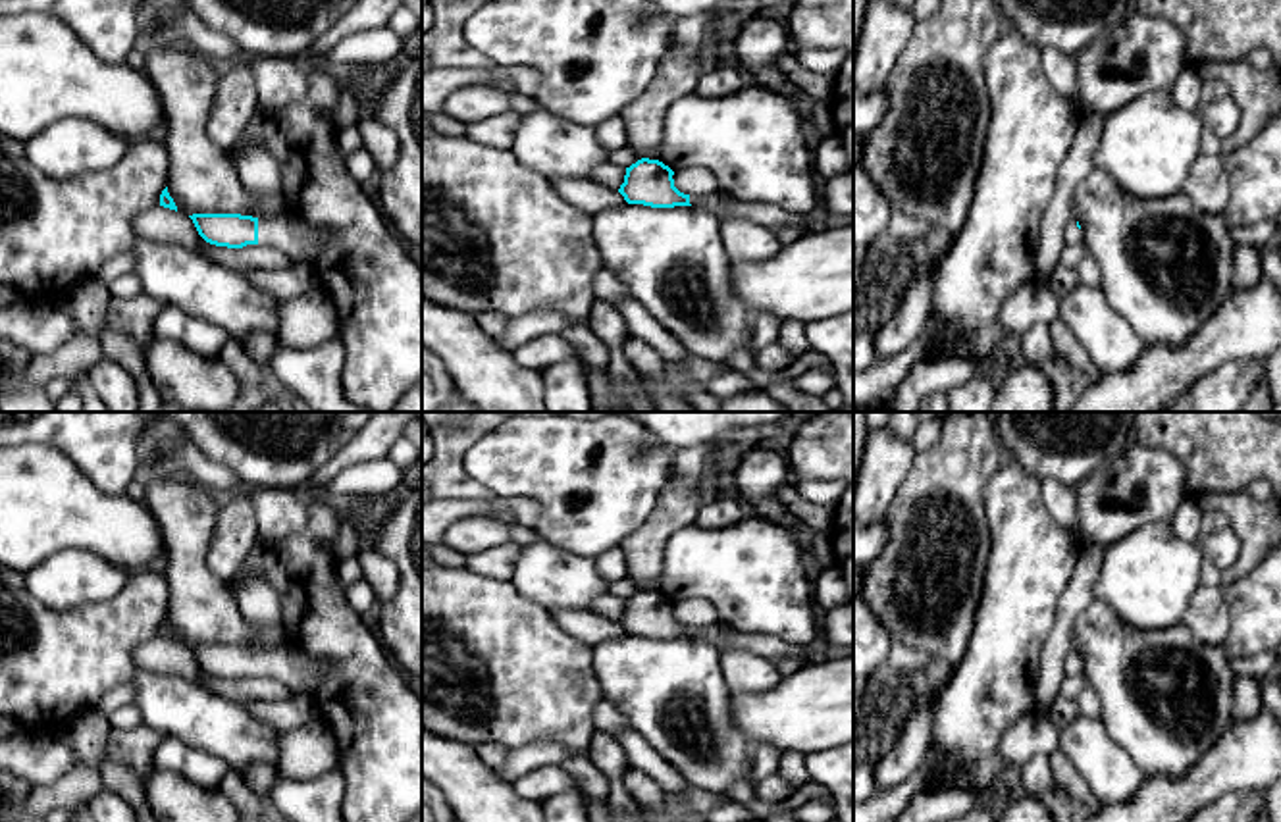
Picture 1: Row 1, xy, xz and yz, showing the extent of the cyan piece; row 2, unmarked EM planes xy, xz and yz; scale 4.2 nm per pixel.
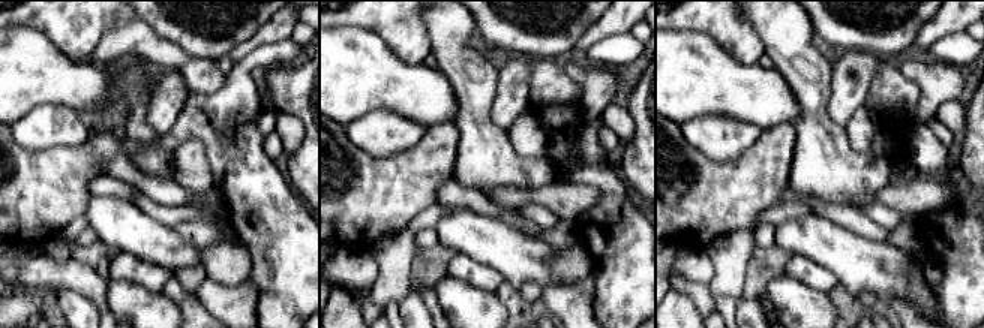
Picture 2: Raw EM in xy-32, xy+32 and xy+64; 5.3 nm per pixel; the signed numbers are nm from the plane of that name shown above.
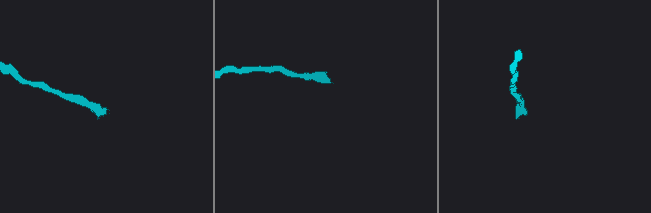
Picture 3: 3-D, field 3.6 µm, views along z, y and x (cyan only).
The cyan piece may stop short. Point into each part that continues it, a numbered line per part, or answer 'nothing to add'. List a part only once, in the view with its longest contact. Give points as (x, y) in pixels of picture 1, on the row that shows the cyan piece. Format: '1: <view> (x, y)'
1: xy (295, 237)

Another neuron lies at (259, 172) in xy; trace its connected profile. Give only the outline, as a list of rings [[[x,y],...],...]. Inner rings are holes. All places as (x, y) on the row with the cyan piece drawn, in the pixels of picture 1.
[[[252,144],[239,152],[233,164],[252,196],[274,196],[281,189],[279,164],[266,148]]]

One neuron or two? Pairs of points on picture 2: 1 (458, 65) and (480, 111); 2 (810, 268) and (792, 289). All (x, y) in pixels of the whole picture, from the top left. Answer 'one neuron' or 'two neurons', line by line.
1: one neuron
2: two neurons

